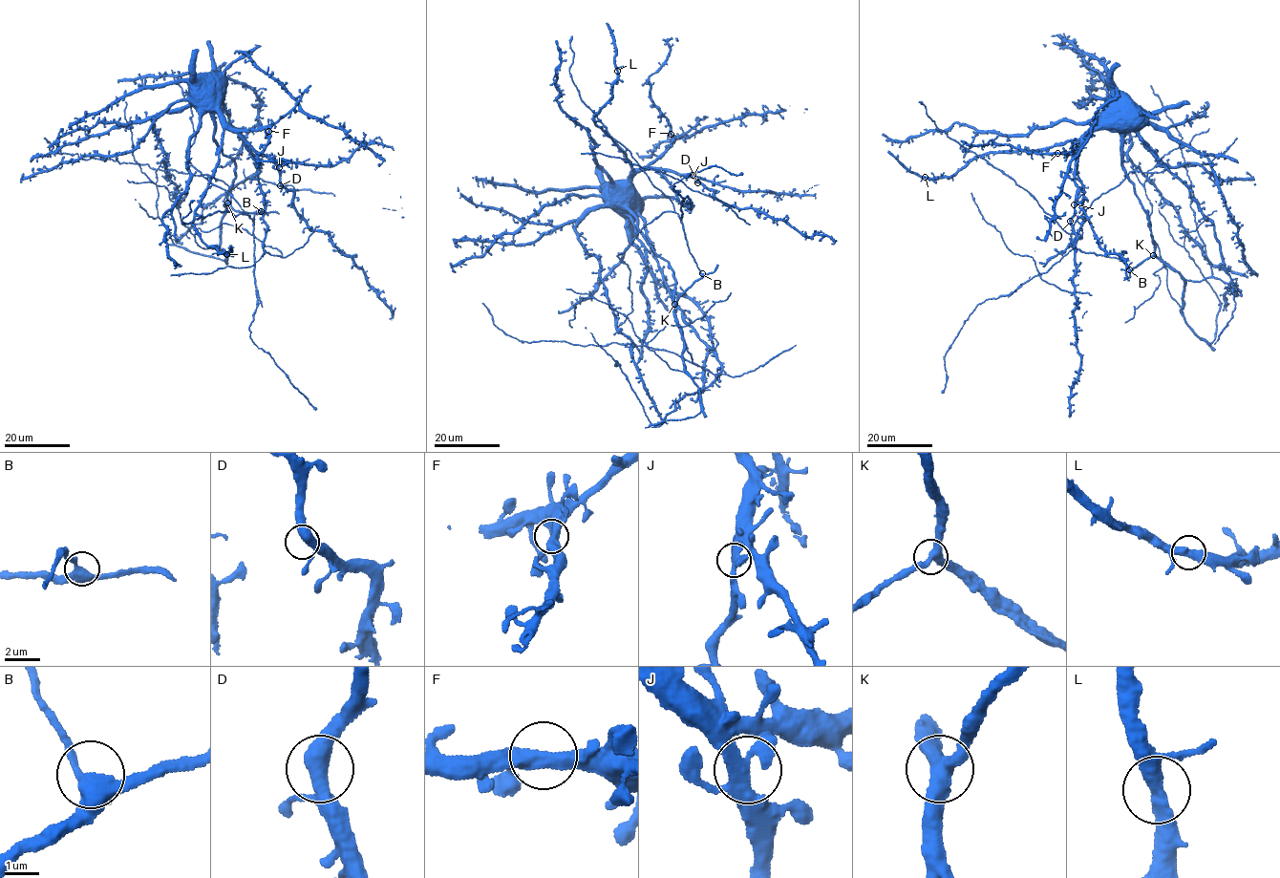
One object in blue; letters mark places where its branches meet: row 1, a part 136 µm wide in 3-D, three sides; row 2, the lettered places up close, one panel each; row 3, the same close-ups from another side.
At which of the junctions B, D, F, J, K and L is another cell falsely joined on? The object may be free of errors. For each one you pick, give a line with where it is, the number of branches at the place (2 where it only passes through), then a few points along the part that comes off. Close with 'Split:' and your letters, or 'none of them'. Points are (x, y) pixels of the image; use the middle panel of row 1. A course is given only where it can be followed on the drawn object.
Split: none of them

